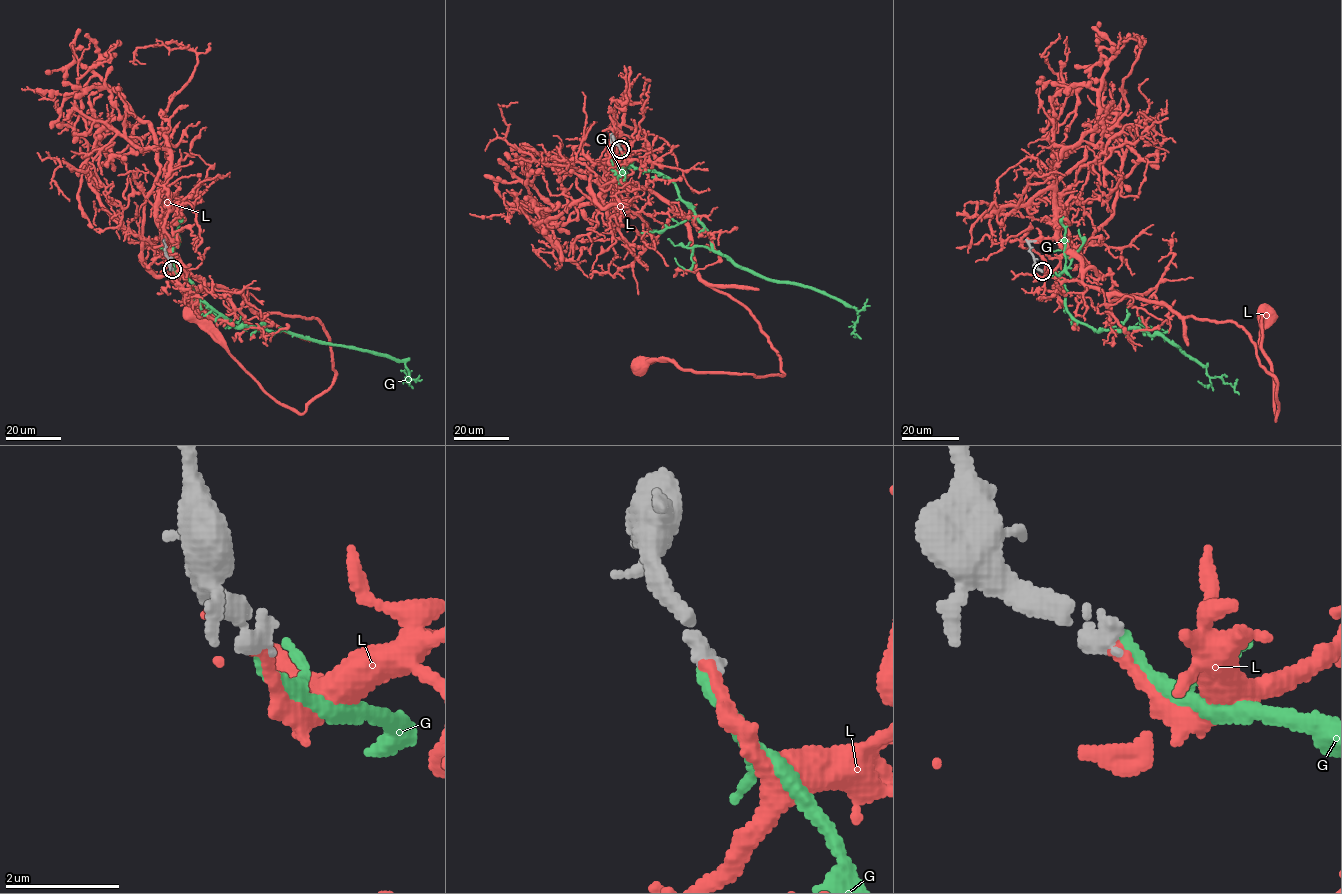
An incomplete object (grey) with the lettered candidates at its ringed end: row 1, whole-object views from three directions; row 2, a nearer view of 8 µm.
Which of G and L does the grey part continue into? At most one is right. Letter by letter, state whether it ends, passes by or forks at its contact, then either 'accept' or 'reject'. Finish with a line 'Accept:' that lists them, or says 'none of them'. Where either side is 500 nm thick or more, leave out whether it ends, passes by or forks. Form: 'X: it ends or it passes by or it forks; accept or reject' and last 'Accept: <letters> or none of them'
G: it ends; accept
L: it ends; reject
Accept: G

